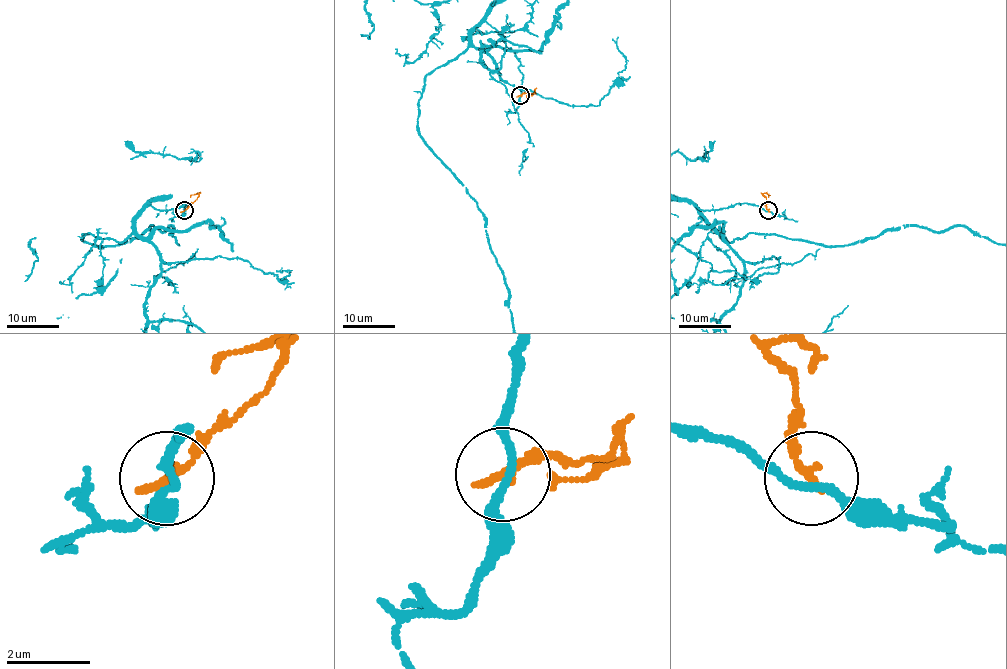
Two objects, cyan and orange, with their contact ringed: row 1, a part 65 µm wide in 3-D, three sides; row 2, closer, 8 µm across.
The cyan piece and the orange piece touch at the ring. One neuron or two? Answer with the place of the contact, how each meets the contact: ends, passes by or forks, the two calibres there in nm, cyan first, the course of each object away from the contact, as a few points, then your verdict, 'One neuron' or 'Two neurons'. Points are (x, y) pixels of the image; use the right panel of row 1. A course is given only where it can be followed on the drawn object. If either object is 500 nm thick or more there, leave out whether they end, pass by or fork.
Place: (768, 210). At the ring cyan passes by. At the ring orange ends. Thickness 200 nm (cyan) against 240 nm. Course of cyan: (768, 211), (695, 206), (729, 241), (762, 234), (850, 245), (910, 226), (963, 226). Course of orange: (768, 210), (763, 194), (767, 193), (768, 197). Two neurons

